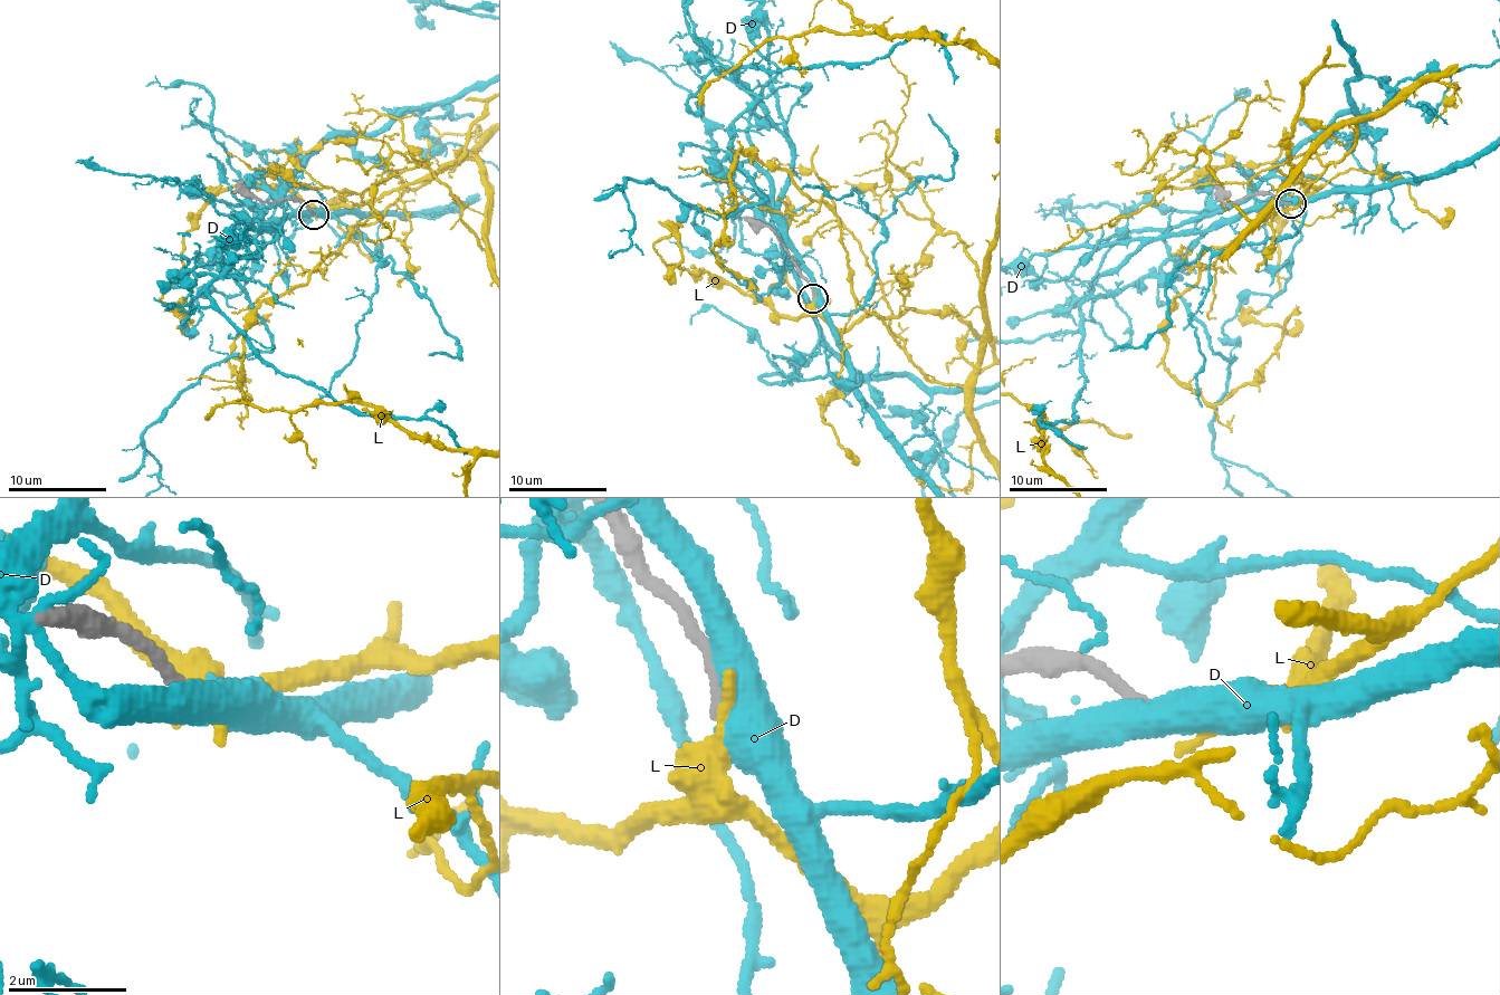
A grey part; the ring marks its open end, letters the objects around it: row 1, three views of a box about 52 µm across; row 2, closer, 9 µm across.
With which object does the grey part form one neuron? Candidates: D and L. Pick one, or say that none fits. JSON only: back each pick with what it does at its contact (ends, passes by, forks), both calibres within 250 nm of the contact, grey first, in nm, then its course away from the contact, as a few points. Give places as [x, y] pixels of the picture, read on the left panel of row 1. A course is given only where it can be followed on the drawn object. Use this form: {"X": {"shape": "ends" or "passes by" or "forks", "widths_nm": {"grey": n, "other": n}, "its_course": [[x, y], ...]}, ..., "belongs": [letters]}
{"belongs": []}

